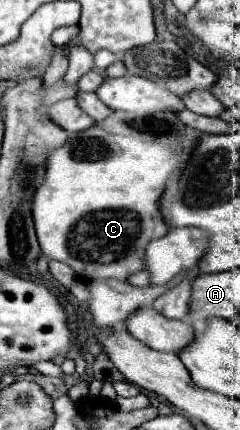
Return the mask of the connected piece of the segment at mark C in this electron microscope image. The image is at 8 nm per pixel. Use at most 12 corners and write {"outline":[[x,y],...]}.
{"outline":[[101,127],[51,151],[33,217],[79,279],[169,231],[175,153]]}

